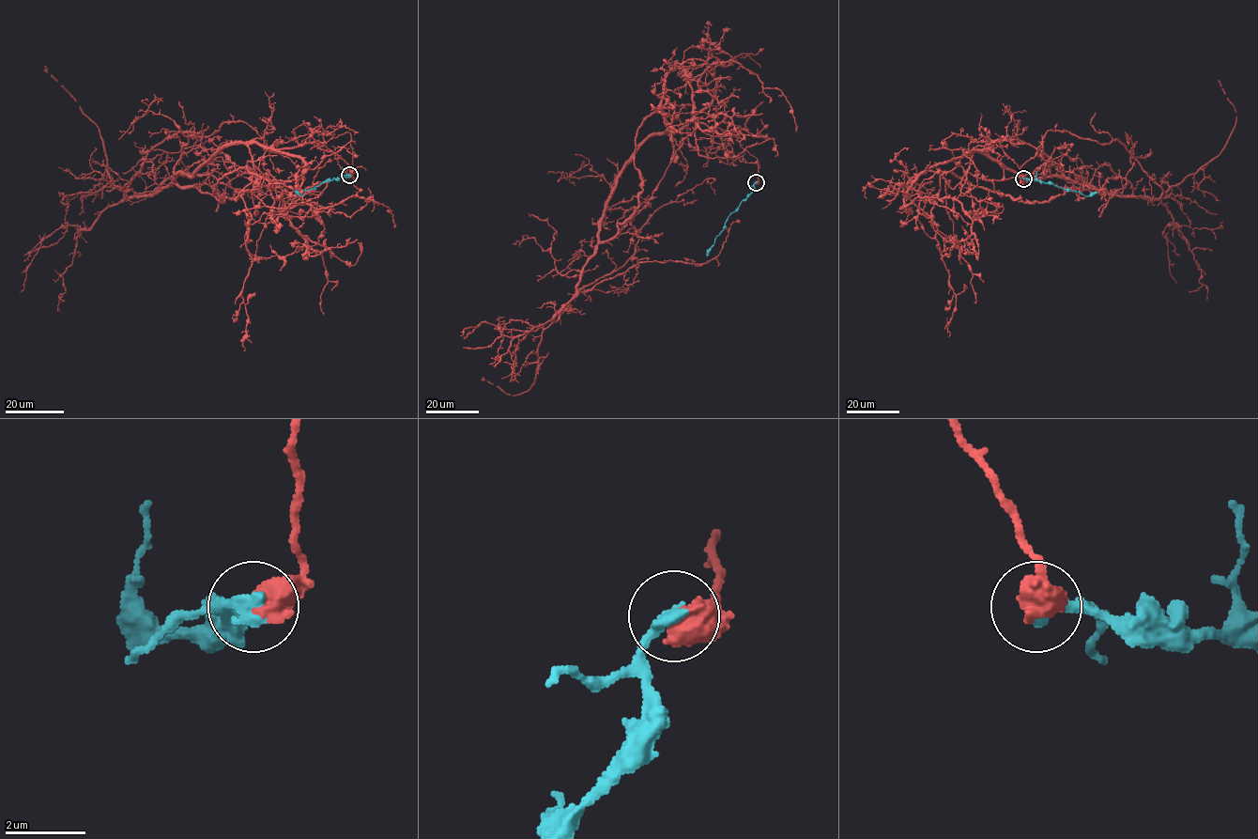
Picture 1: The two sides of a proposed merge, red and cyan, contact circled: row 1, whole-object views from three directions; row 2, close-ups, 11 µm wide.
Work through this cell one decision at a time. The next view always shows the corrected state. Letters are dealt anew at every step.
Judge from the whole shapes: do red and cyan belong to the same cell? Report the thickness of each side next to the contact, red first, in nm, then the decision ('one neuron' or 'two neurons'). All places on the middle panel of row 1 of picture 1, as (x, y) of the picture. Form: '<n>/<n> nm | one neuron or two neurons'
700/400 nm | two neurons

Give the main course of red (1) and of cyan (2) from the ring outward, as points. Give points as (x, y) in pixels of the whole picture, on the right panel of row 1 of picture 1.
1: (1023, 178), (997, 139), (963, 155), (1162, 192), (1119, 139), (1066, 131), (1020, 168), (1035, 175)
2: (1023, 178), (1053, 183), (1085, 196), (1097, 192)

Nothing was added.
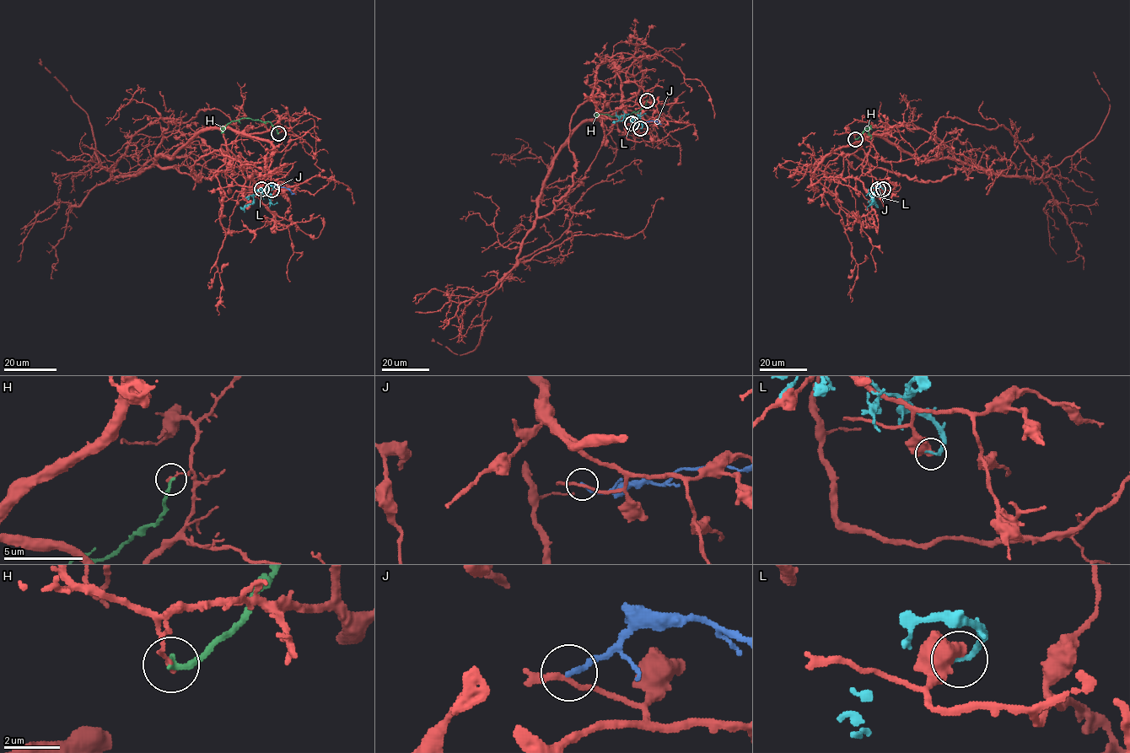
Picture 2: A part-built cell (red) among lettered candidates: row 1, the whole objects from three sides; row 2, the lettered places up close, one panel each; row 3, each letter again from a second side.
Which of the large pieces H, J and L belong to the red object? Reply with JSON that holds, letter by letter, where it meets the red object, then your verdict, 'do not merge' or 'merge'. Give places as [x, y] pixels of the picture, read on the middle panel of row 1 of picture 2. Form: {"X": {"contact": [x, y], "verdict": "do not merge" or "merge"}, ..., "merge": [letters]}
{"H": {"contact": [647, 100], "verdict": "do not merge"}, "J": {"contact": [632, 123], "verdict": "do not merge"}, "L": {"contact": [640, 128], "verdict": "do not merge"}, "merge": []}

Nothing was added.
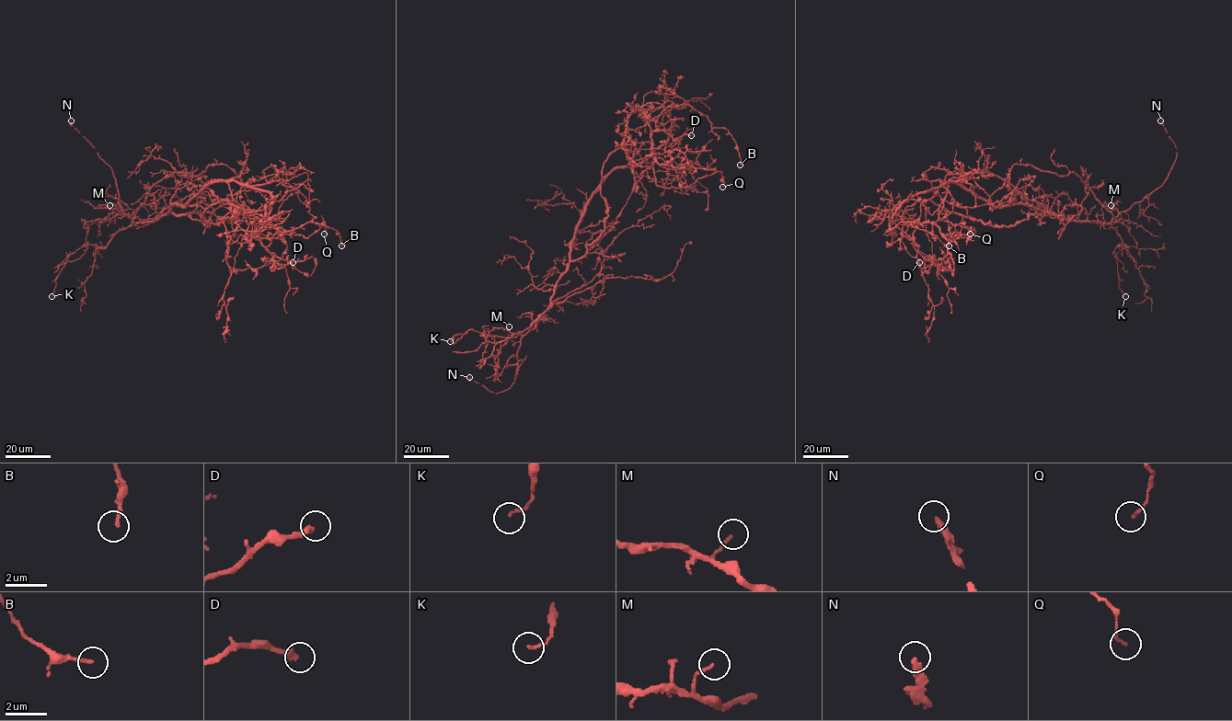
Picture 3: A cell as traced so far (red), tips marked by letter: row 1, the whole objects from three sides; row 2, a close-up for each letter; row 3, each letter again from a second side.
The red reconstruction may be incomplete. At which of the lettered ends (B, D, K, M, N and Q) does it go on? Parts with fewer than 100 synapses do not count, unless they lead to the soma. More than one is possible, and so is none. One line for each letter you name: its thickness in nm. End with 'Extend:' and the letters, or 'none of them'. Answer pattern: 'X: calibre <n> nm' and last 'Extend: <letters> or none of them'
N: calibre 320 nm
Extend: N

